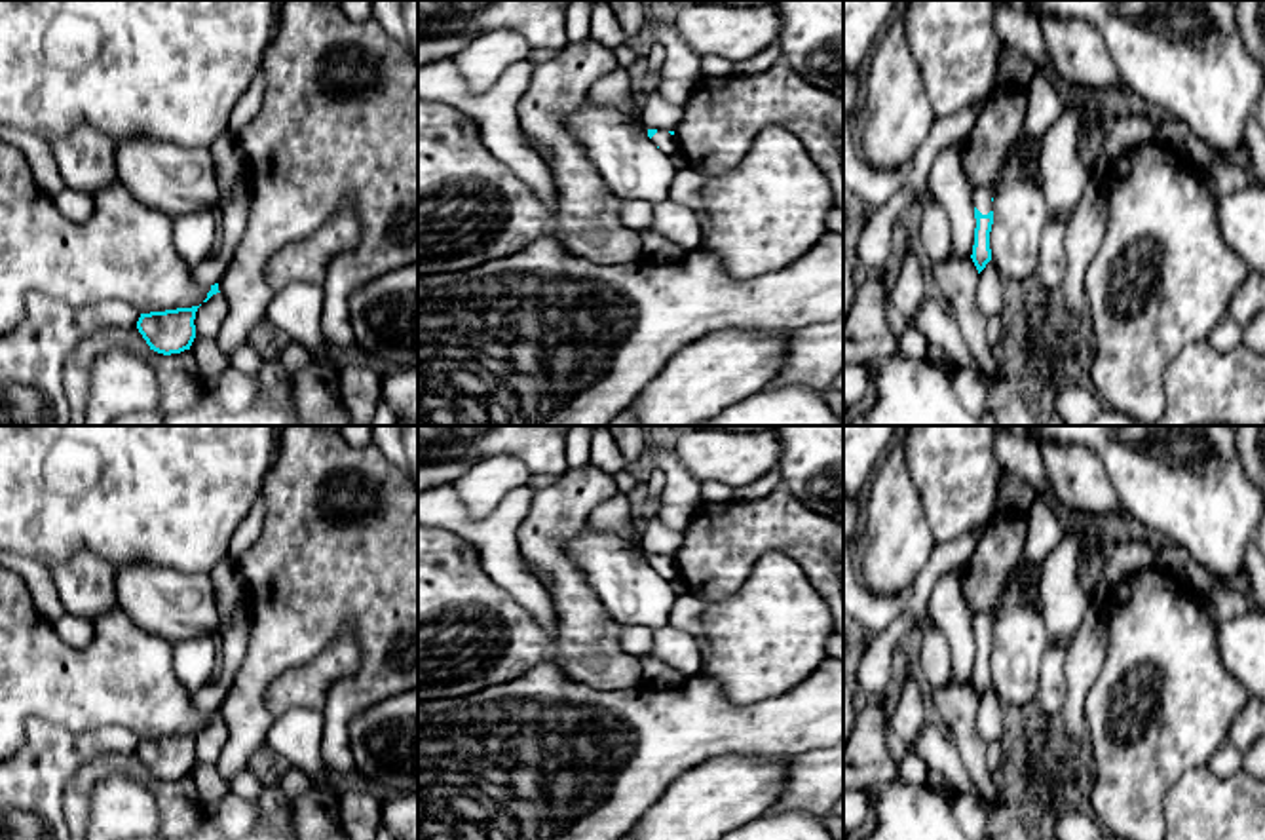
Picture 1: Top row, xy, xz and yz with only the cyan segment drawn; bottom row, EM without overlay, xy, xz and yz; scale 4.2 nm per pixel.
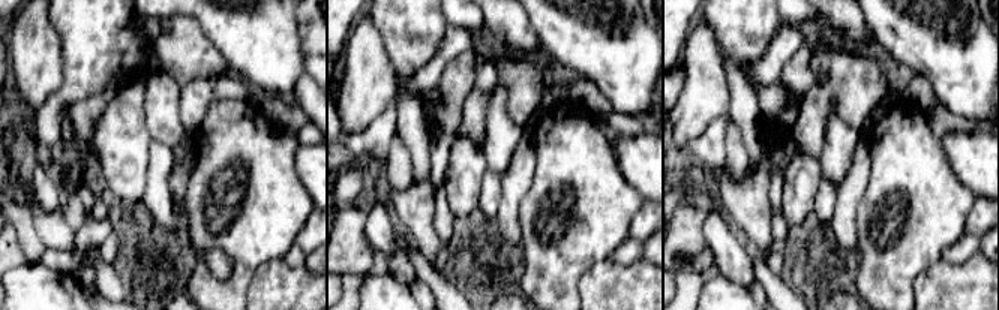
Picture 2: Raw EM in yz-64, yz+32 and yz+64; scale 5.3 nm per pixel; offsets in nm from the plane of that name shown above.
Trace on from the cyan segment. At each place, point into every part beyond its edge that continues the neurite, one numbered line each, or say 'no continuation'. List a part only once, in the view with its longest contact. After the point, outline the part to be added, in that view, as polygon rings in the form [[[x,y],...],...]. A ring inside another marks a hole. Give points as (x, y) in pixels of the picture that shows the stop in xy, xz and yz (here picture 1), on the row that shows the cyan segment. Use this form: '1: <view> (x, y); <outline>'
1: yz (984, 152); [[[1010,84],[986,105],[969,137],[959,144],[963,173],[972,188],[974,207],[988,215],[997,179],[1020,139],[1029,106],[1029,86]]]

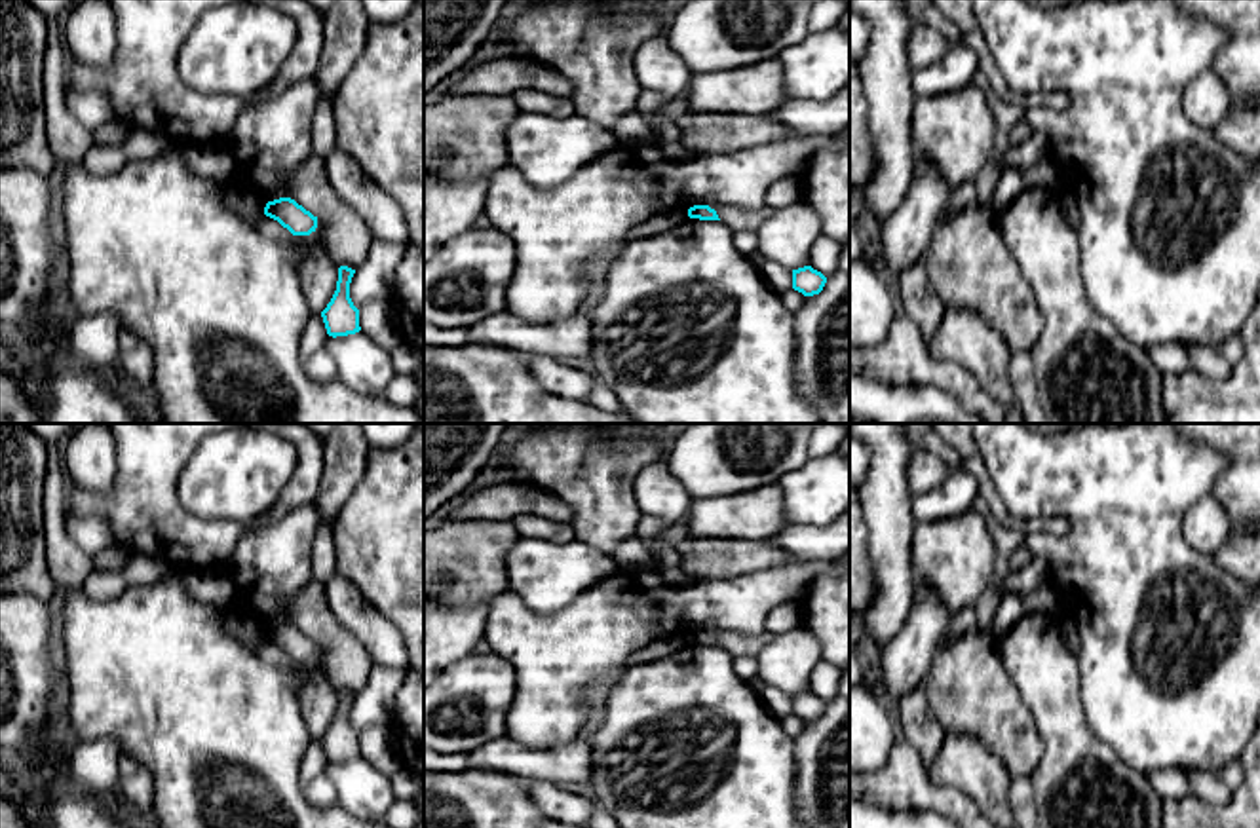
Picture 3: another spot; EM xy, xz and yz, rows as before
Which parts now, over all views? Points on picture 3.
no continuation

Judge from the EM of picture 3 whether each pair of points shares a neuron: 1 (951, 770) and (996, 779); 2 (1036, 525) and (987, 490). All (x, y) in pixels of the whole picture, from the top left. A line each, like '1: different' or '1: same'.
1: same
2: same

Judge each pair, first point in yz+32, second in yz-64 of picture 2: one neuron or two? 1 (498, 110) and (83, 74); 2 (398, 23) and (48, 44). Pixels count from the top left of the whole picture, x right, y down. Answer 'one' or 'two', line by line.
1: one
2: two

